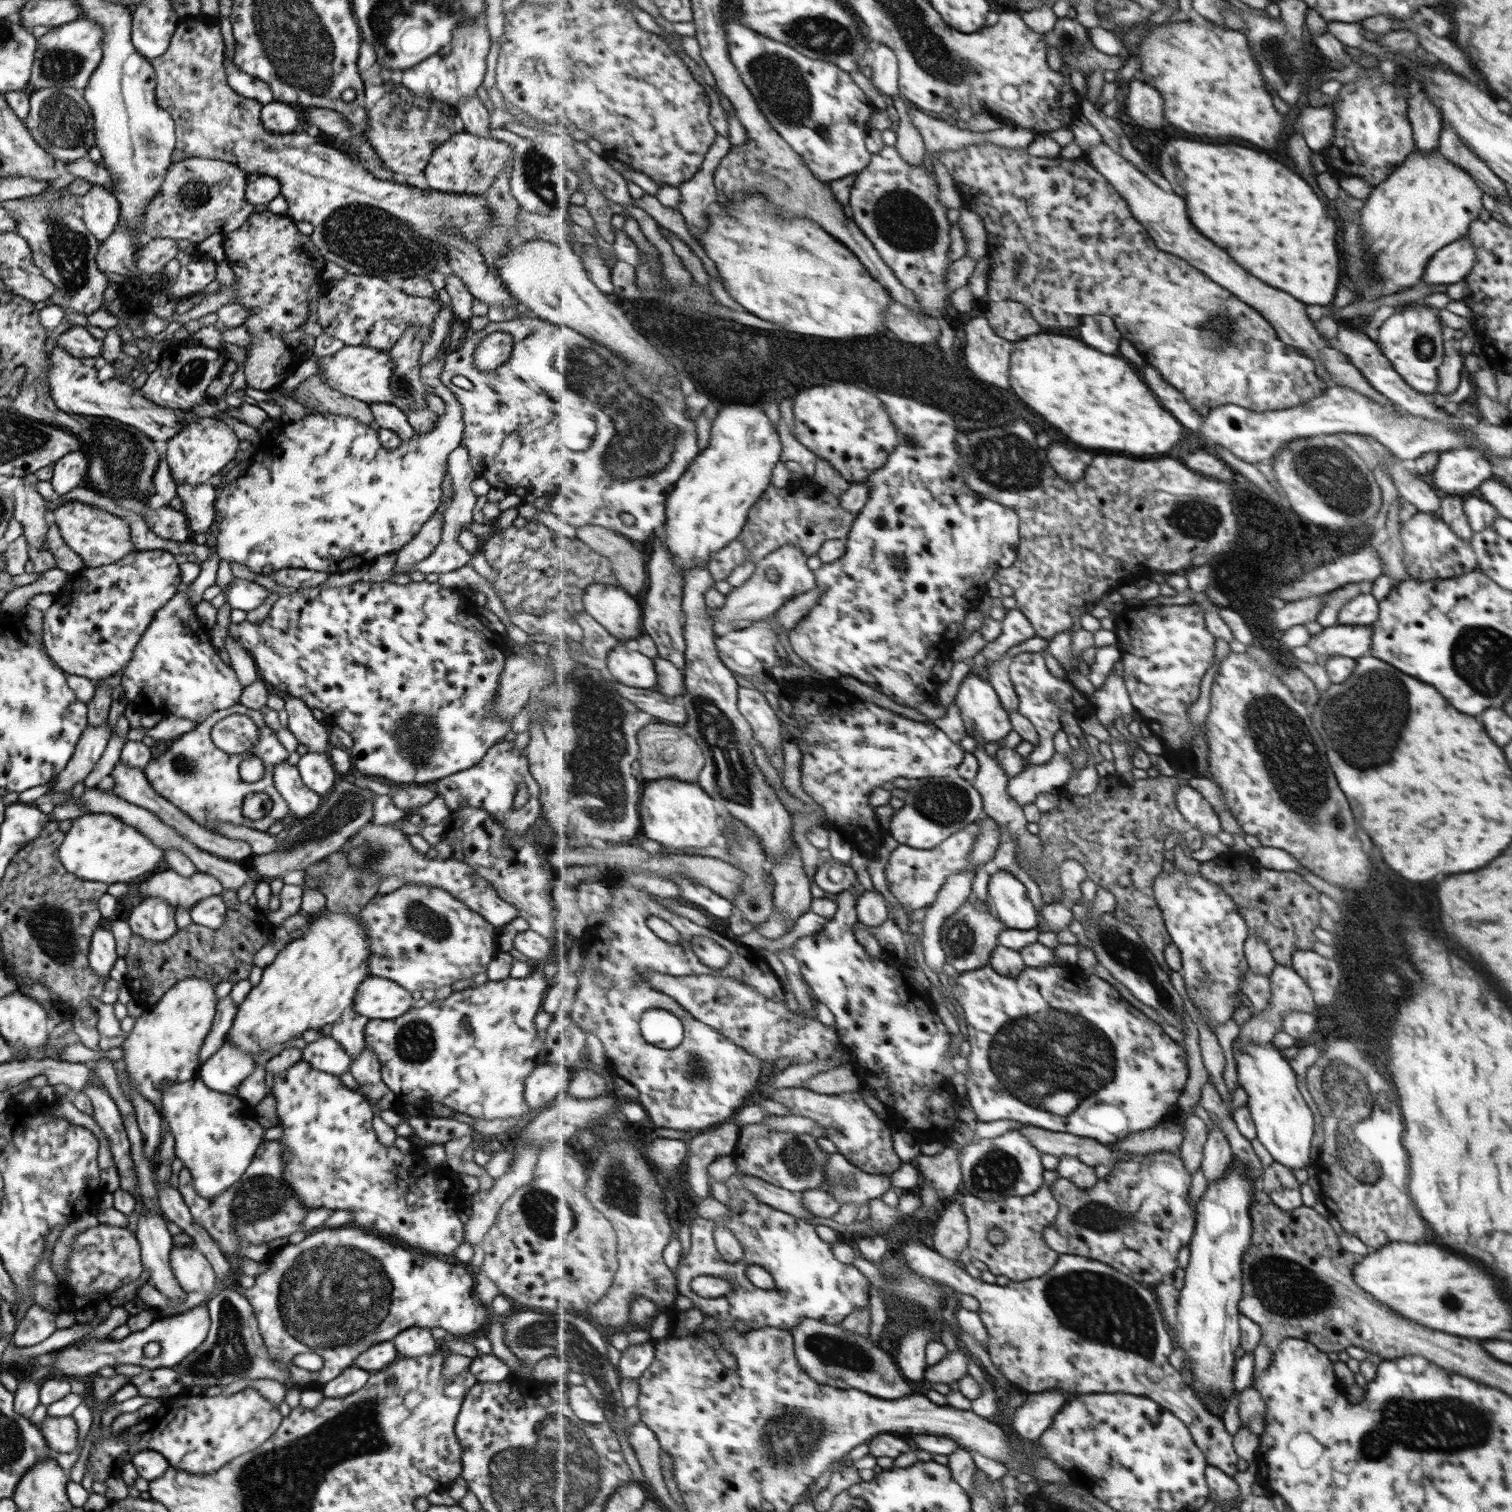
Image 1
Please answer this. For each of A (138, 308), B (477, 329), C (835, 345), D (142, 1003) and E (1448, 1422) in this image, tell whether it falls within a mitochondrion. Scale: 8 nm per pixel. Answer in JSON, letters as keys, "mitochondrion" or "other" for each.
{"A":"other","B":"other","C":"other","D":"other","E":"mitochondrion"}

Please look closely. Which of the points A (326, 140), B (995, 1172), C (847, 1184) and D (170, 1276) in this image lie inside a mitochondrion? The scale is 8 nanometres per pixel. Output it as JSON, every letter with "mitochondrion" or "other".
{"A":"other","B":"mitochondrion","C":"mitochondrion","D":"other"}

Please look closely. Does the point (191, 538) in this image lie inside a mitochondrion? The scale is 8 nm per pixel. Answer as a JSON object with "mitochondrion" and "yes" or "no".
{"mitochondrion":"no"}

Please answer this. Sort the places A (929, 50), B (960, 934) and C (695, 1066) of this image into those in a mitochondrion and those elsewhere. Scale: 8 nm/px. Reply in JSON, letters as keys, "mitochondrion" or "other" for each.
{"A":"mitochondrion","B":"mitochondrion","C":"mitochondrion"}

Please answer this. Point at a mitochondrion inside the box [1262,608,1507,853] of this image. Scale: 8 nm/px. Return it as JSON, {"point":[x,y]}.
{"point":[1378,698]}

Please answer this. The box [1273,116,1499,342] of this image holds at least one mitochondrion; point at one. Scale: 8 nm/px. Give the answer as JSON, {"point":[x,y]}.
{"point":[1357,261]}

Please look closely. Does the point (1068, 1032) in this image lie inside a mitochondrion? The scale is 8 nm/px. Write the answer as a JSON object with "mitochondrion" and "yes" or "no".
{"mitochondrion":"yes"}

